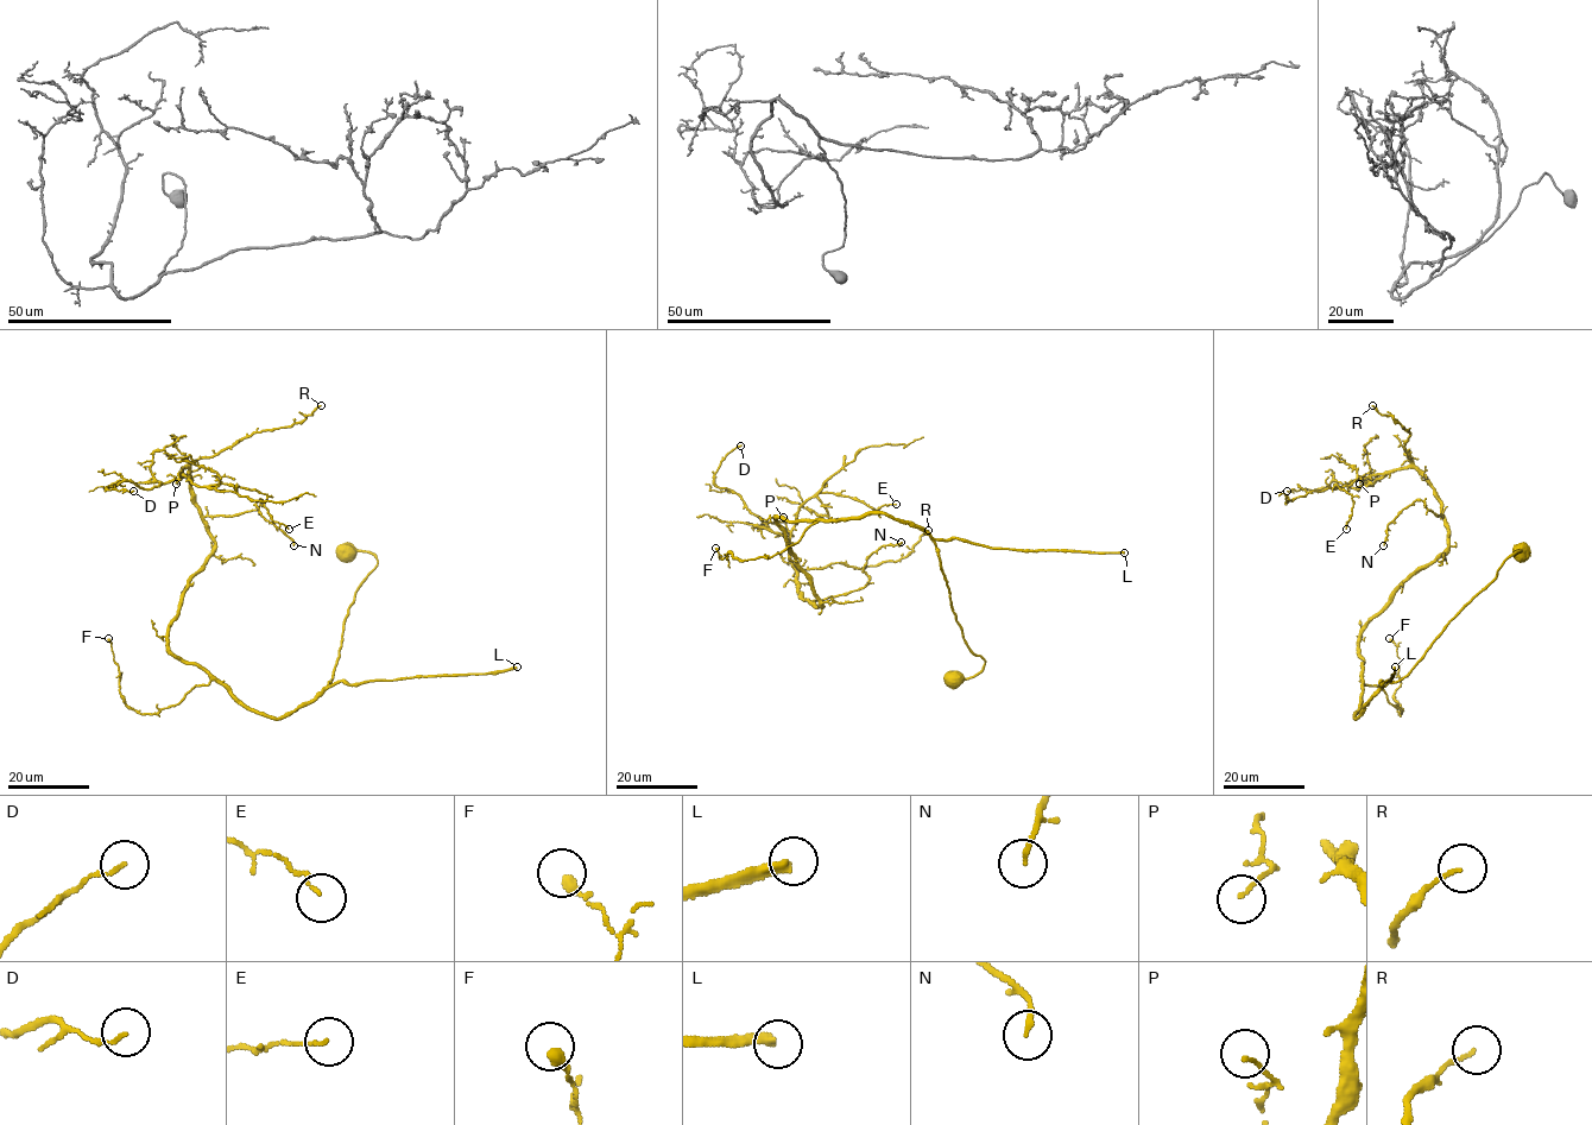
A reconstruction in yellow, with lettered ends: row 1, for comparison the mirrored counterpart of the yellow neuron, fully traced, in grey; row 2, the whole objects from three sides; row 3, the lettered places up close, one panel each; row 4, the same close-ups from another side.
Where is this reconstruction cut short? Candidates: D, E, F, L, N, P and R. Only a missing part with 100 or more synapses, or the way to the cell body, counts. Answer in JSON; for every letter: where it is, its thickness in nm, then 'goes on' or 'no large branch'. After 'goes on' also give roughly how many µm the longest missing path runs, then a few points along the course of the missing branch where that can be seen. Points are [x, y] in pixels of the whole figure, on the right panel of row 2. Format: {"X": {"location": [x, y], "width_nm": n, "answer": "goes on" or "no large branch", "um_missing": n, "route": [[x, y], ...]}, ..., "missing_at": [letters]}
{"D": {"location": [1287, 491], "width_nm": 120, "answer": "no large branch"}, "E": {"location": [1346, 529], "width_nm": 90, "answer": "no large branch"}, "F": {"location": [1389, 638], "width_nm": 320, "answer": "no large branch"}, "L": {"location": [1395, 667], "width_nm": 320, "answer": "goes on", "um_missing": 140, "route": [[1395, 667], [1377, 642], [1382, 640], [1358, 629], [1344, 592], [1287, 526], [1288, 512], [1269, 473], [1270, 443]]}, "N": {"location": [1383, 545], "width_nm": 140, "answer": "no large branch"}, "P": {"location": [1359, 484], "width_nm": 100, "answer": "no large branch"}, "R": {"location": [1372, 405], "width_nm": 100, "answer": "no large branch"}, "missing_at": ["L"]}

